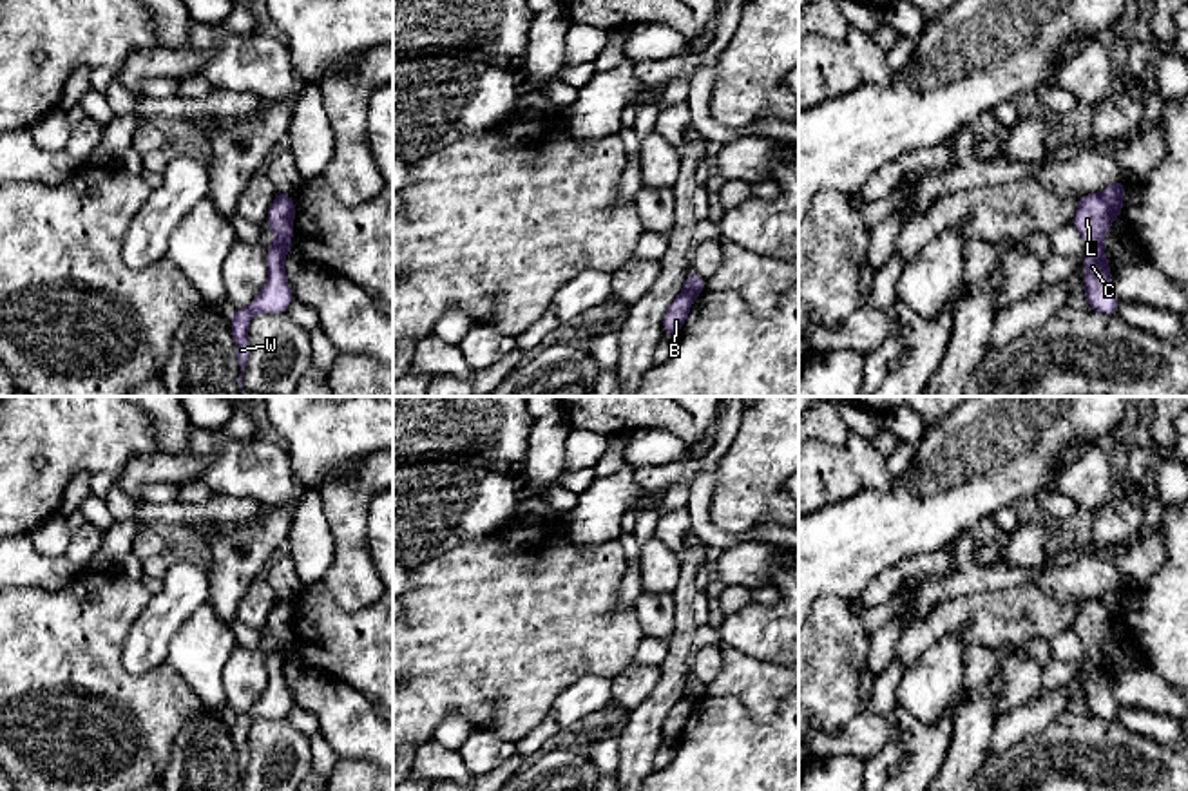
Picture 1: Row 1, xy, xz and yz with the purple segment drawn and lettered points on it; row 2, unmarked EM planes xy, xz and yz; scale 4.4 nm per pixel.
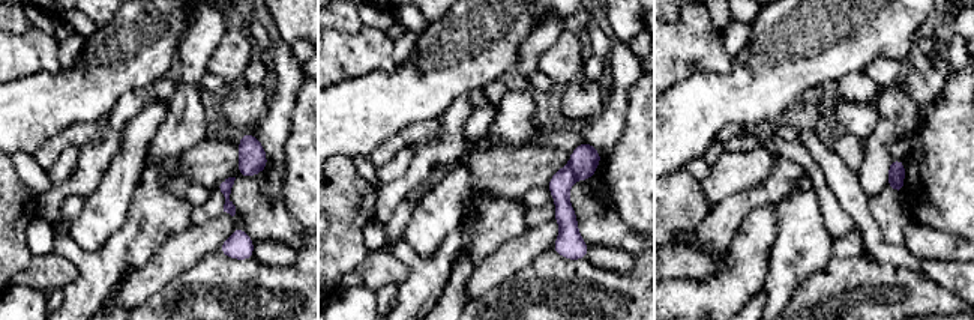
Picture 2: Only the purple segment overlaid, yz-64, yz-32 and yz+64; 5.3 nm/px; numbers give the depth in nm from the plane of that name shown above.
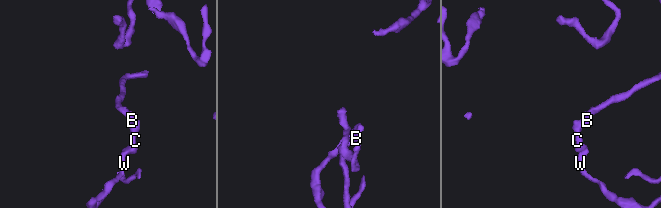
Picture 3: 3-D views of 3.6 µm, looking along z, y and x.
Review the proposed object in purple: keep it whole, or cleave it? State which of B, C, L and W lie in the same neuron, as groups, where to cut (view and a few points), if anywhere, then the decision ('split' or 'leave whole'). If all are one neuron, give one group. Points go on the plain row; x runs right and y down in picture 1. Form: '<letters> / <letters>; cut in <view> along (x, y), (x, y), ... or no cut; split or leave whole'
B / C L W; cut in yz along (1100, 600), (1114, 623); split

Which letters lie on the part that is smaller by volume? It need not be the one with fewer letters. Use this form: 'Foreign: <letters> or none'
Foreign: C, L, W

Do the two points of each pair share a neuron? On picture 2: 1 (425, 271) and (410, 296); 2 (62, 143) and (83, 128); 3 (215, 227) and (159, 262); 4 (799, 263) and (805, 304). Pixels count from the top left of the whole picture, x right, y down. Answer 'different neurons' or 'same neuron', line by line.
1: same neuron
2: same neuron
3: same neuron
4: different neurons

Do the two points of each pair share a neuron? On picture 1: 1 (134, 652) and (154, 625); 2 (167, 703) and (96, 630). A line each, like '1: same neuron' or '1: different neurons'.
1: same neuron
2: same neuron

